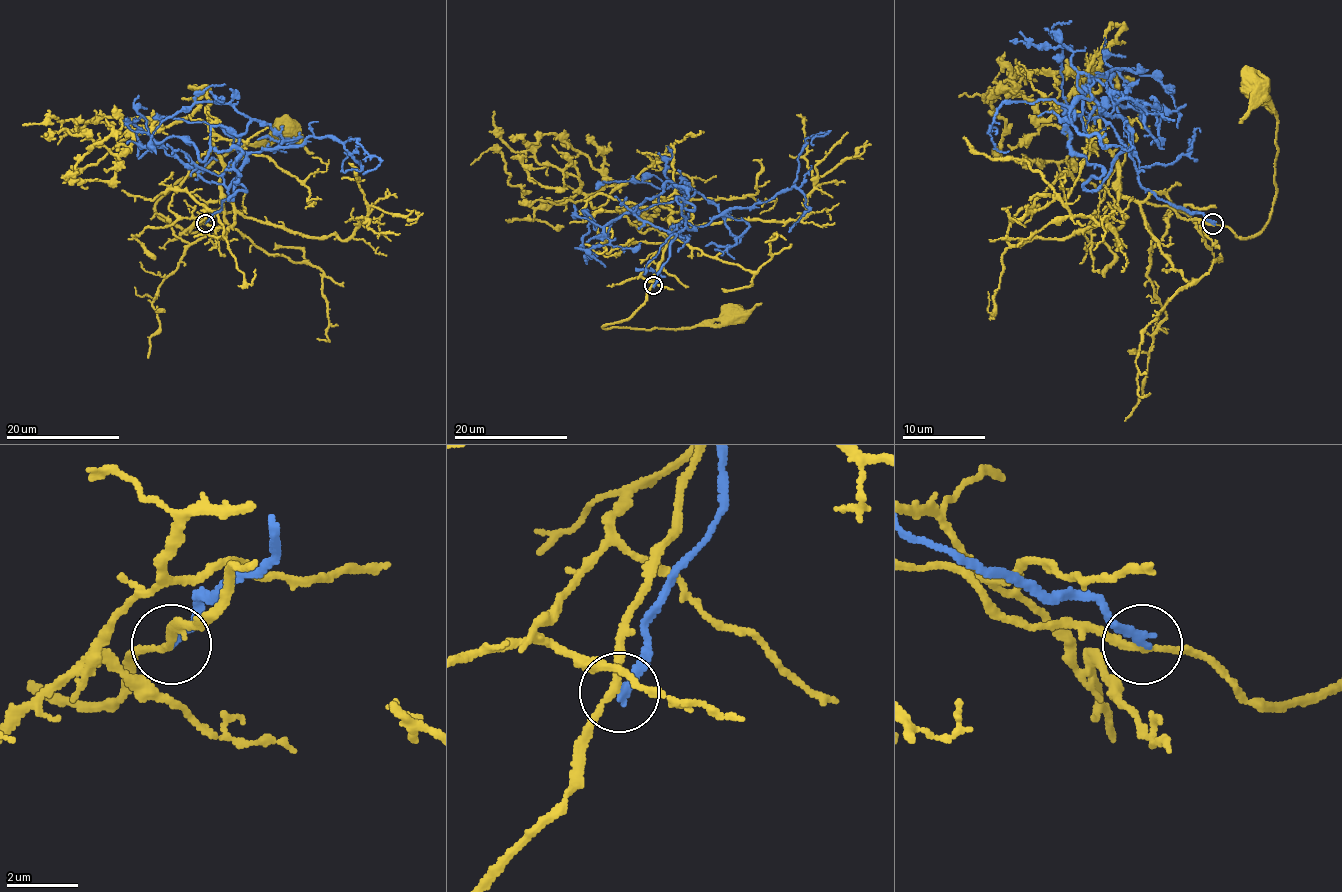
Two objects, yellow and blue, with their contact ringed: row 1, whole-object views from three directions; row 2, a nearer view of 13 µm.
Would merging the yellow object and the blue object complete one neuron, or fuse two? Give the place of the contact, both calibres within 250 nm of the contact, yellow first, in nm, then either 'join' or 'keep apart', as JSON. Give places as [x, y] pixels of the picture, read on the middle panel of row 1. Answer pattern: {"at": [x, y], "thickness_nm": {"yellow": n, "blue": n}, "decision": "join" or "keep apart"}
{"at": [653, 285], "thickness_nm": {"yellow": 150, "blue": 240}, "decision": "keep apart"}

